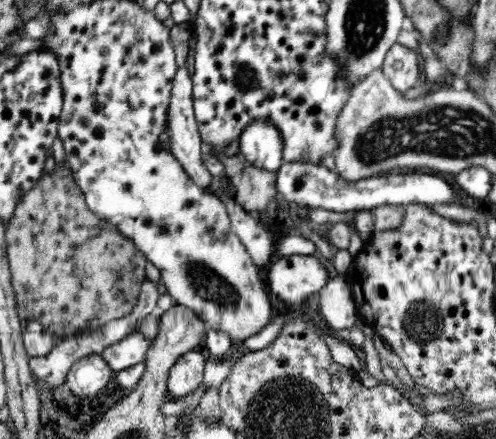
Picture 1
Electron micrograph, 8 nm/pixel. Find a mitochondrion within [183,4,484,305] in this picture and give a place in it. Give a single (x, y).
(439, 34)

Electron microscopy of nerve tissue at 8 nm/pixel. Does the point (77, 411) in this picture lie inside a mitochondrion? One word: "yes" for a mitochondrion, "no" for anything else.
no

